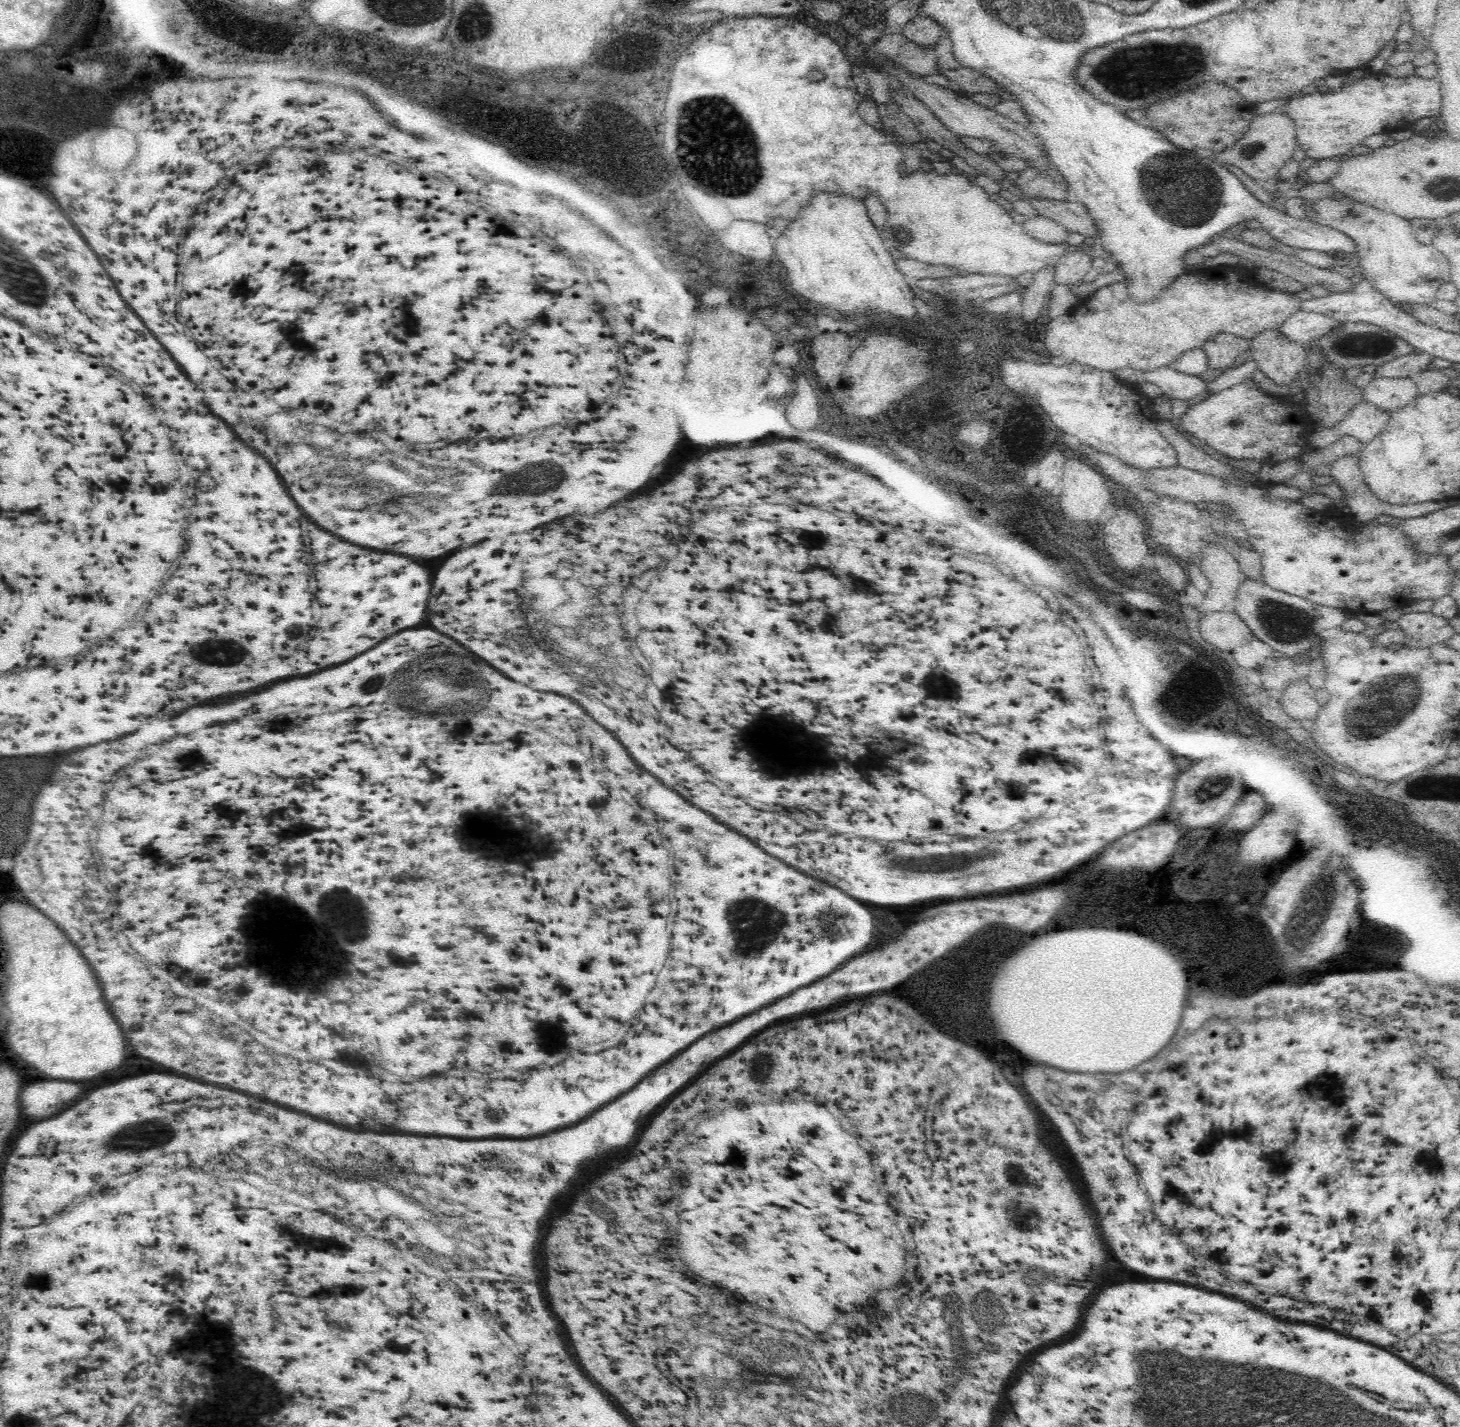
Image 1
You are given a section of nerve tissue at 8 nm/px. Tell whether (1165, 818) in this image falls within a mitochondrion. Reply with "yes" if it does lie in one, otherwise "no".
no

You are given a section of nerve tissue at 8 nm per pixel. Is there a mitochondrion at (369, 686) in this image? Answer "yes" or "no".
yes

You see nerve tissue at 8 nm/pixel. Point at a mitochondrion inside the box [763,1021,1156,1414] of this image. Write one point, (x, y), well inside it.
(962, 1350)

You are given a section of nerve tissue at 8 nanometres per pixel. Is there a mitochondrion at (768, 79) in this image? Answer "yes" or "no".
no

